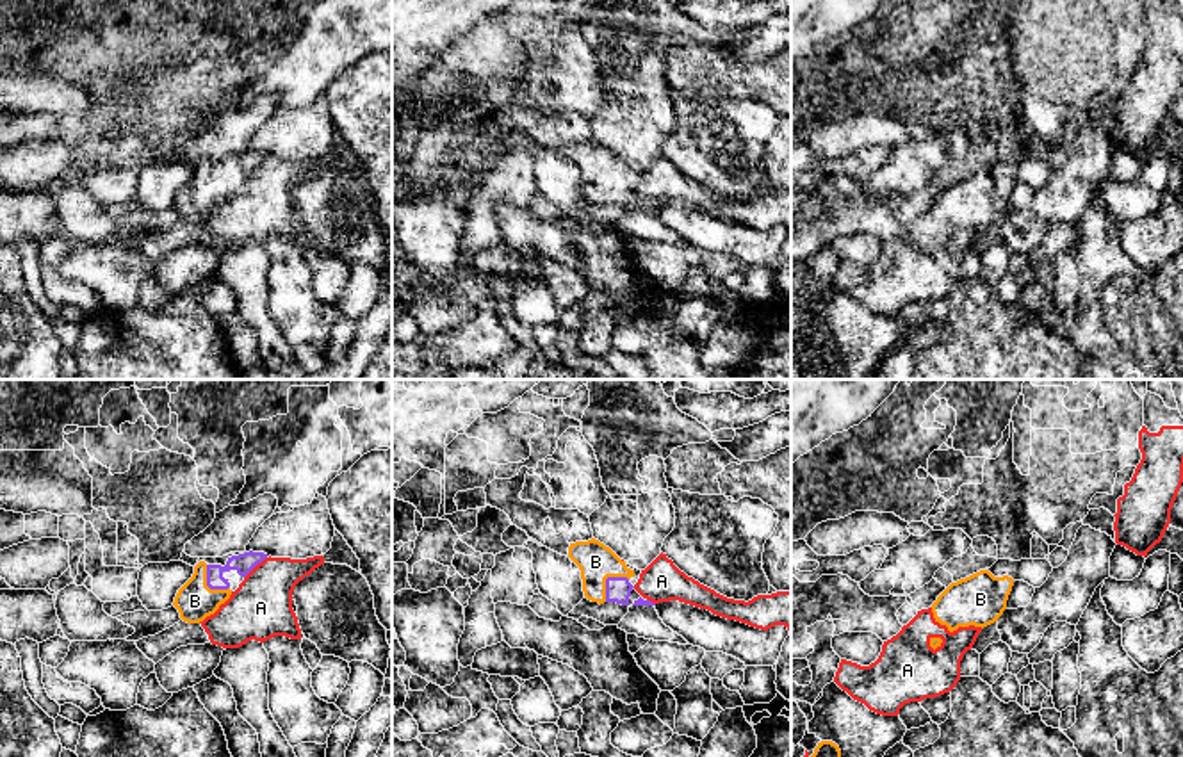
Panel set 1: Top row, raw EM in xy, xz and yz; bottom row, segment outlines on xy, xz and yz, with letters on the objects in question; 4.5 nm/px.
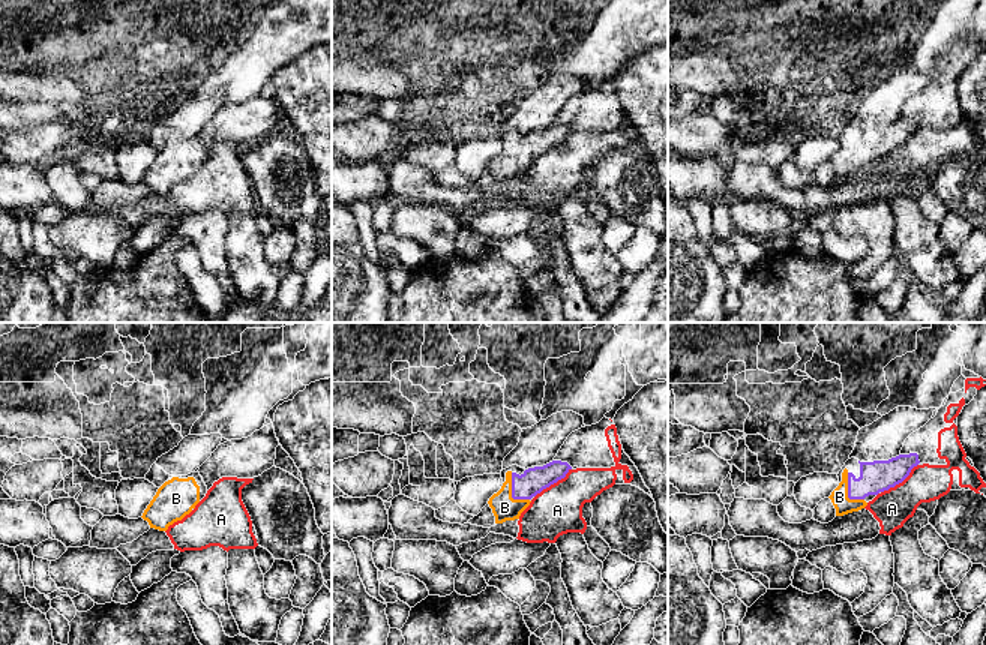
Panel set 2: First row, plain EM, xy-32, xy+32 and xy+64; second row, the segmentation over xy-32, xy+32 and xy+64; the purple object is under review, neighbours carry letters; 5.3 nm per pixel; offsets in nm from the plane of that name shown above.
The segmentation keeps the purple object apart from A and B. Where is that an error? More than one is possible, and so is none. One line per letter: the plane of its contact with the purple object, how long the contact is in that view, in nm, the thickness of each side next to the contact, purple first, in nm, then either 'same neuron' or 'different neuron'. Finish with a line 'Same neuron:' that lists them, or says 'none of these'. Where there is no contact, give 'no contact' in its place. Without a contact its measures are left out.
A: meets purple in xy; contact 140 nm long; 90 nm thick on the purple side, 280 nm on the other; different neuron
B: meets purple in xz; contact 160 nm long; 110 nm thick on the purple side, 160 nm on the other; same neuron
Same neuron: B

